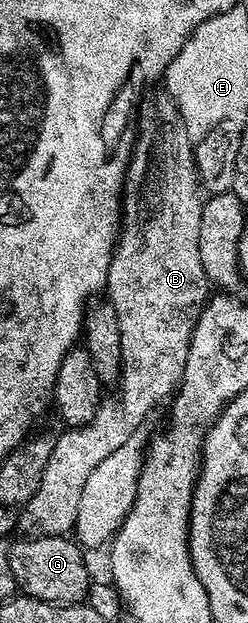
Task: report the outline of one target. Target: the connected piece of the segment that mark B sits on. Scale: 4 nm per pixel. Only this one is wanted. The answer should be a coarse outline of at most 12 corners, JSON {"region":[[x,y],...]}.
{"region":[[169,95],[136,107],[105,286],[118,399],[63,430],[17,512],[73,532],[92,469],[182,382],[204,195]]}

